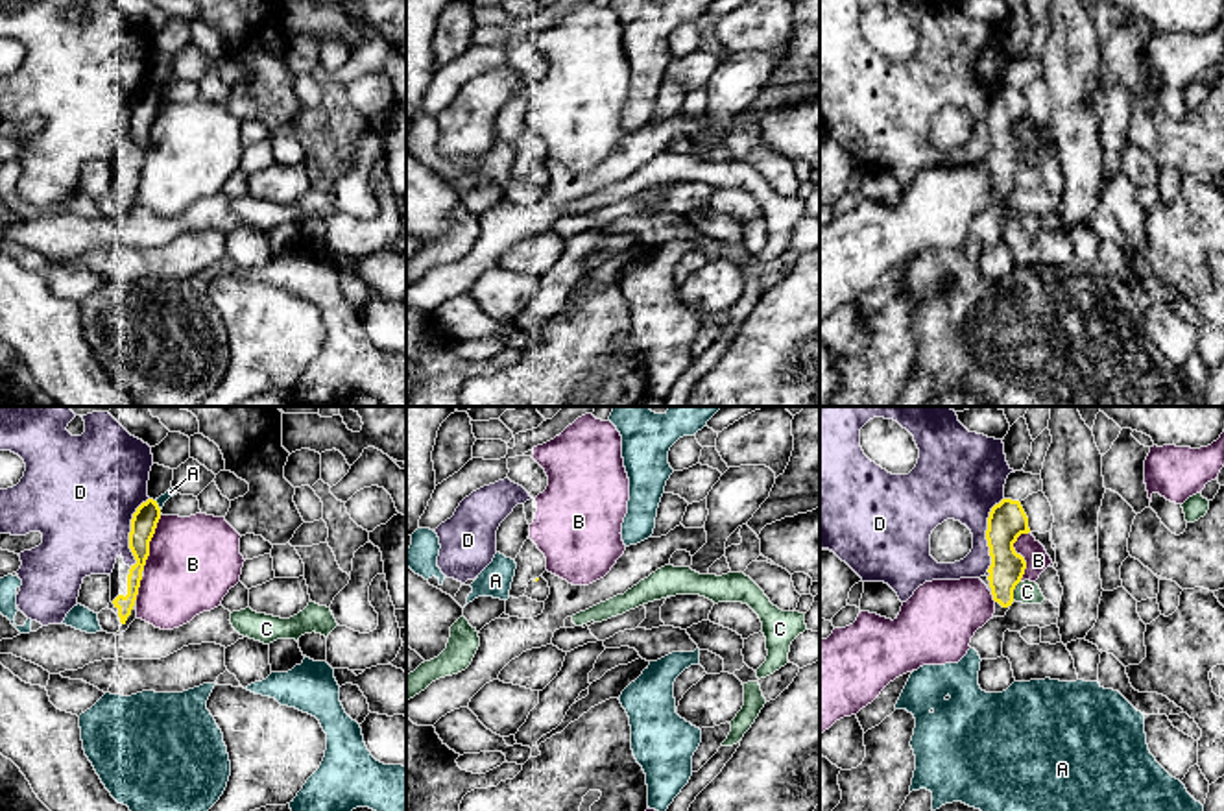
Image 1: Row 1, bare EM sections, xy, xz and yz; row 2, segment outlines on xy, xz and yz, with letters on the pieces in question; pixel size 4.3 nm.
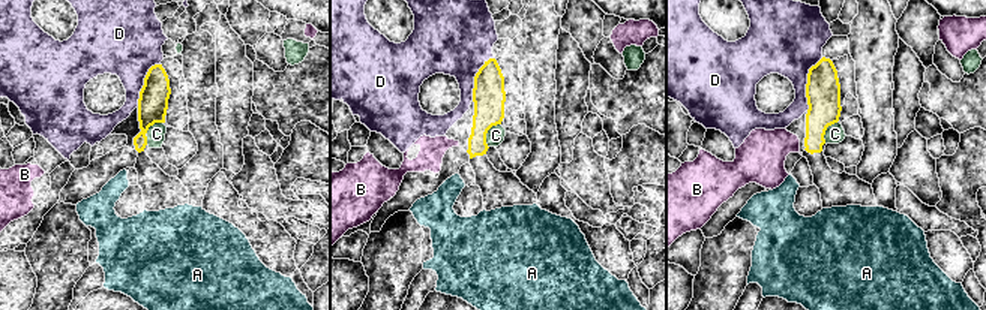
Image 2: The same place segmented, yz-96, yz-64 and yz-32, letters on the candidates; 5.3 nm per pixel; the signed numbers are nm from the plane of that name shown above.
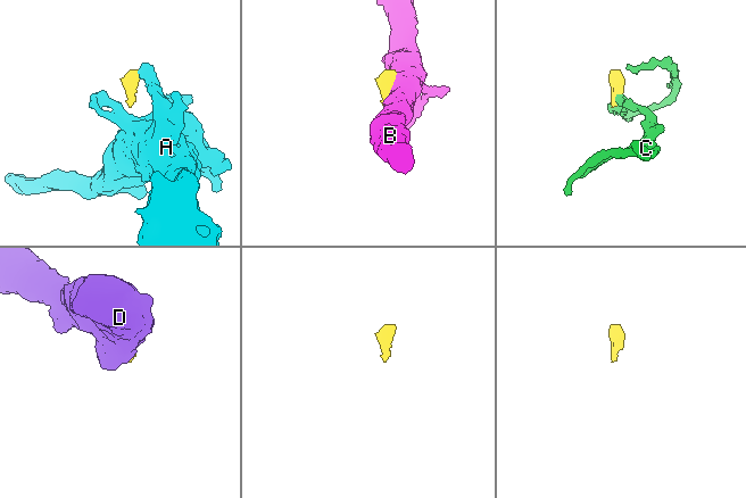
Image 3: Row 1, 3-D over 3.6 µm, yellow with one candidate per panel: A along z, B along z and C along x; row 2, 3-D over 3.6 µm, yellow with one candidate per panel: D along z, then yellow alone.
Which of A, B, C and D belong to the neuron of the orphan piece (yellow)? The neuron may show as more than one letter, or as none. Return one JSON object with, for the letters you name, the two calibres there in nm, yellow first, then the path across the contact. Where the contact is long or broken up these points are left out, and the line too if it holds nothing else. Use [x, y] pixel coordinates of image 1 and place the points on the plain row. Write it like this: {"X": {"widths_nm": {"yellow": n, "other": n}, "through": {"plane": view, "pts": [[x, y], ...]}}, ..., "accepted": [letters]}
{"accepted": []}

